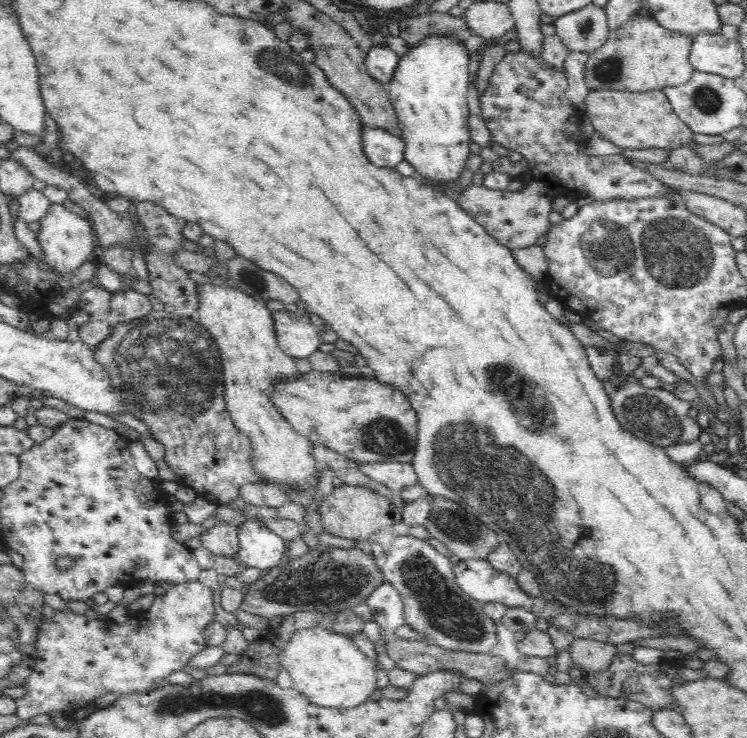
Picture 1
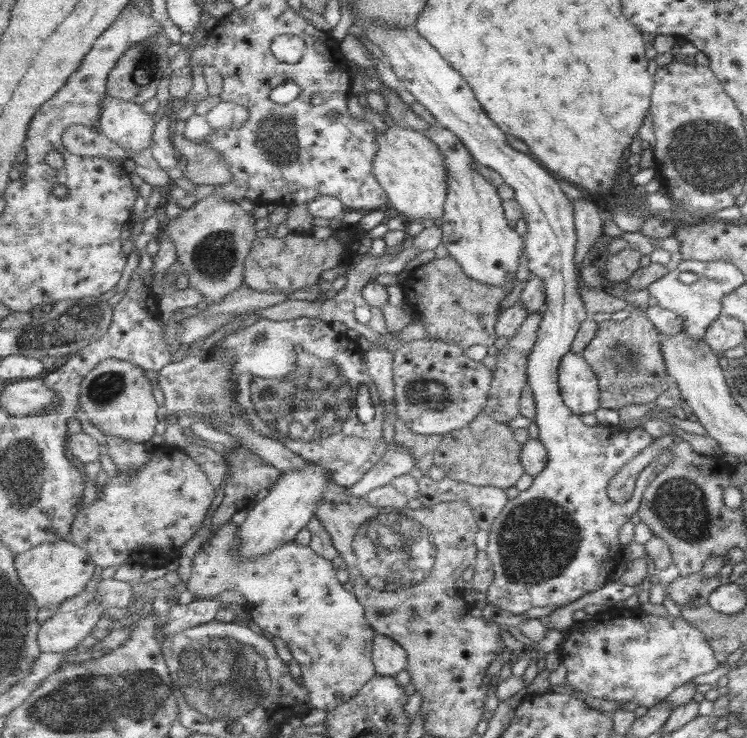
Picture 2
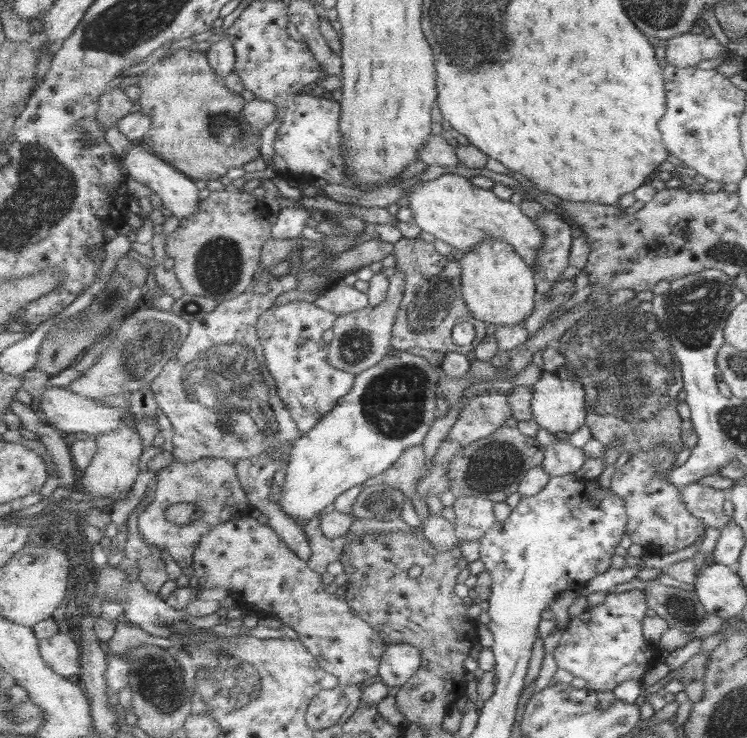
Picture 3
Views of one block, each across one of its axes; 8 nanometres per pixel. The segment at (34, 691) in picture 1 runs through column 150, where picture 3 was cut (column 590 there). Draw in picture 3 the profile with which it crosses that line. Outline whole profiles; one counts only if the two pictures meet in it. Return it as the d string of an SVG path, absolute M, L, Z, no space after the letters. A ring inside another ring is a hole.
M633 589L619 594L607 592L602 604L588 605L580 615L570 616L554 653L558 666L575 678L583 678L587 682L586 689L594 692L613 692L624 680L640 683L646 672L660 662L663 651L660 645L644 640L642 621L646 610L643 590Z

